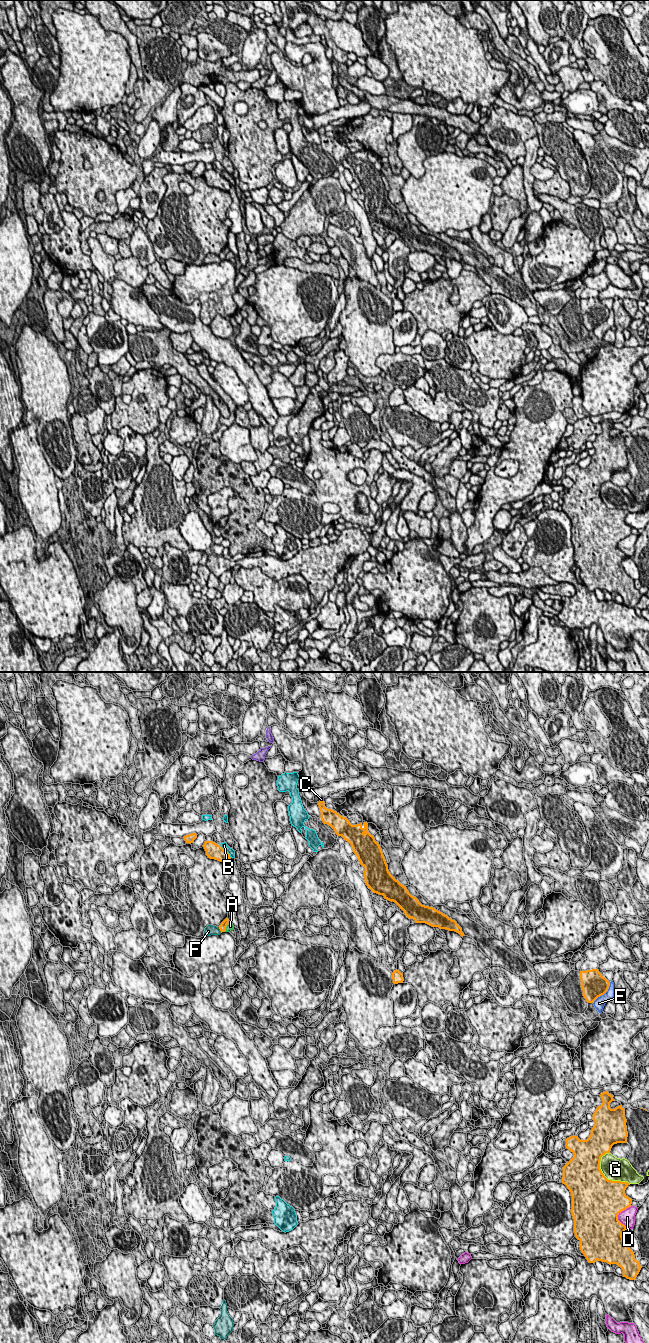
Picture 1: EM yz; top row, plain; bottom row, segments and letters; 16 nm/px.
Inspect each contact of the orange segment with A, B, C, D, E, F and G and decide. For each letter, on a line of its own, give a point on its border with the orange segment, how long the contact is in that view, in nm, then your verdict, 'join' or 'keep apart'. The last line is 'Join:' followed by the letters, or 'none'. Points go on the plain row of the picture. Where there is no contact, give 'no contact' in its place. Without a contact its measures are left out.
A: contact yz (226, 254); length 150 nm; keep apart
B: contact yz (226, 179); length 260 nm; keep apart
C: contact yz (322, 129); length 70 nm; join
D: contact yz (617, 546); length 380 nm; keep apart
E: contact yz (603, 322); length 440 nm; keep apart
F: contact yz (220, 258); length 110 nm; keep apart
G: contact yz (605, 505); length 650 nm; keep apart
Join: C

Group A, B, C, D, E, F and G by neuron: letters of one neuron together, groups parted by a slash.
A / B / C / D / E / F / G

